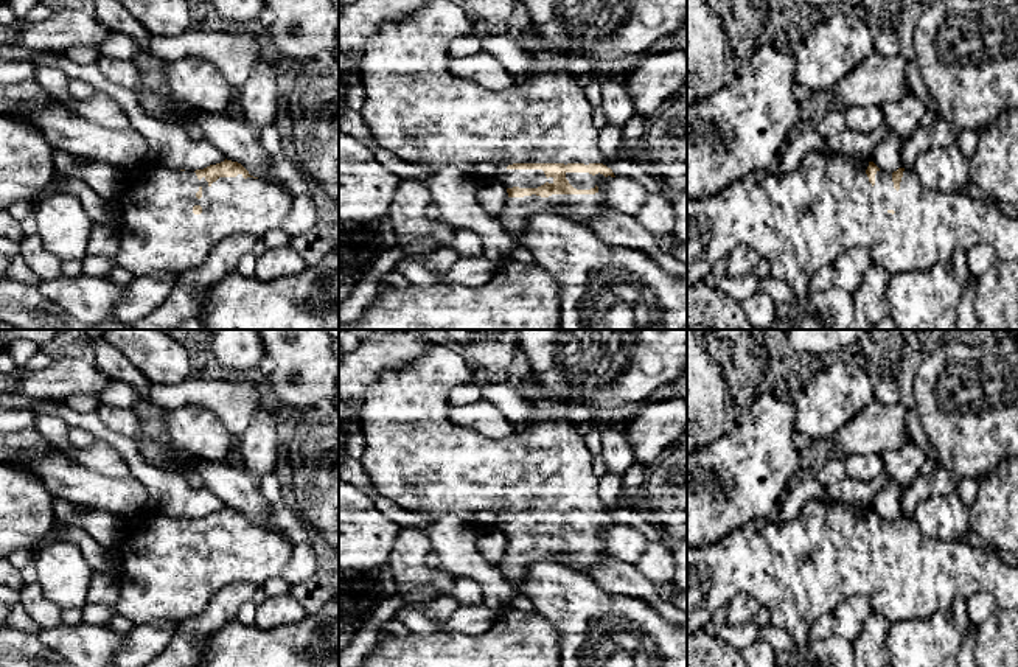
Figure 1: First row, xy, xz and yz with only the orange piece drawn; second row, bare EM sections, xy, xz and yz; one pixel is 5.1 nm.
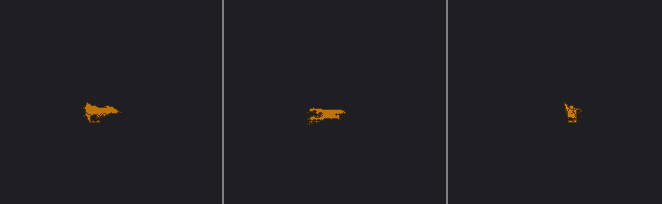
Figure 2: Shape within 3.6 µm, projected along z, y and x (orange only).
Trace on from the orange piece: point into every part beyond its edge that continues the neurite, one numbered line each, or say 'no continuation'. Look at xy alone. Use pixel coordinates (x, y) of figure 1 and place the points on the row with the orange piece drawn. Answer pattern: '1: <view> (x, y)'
1: xy (159, 233)

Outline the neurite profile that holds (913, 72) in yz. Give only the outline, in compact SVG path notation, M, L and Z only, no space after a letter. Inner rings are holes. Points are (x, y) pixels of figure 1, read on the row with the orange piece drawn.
M915 59L906 62L906 81L911 92L926 106L926 109L937 112L934 100L929 96L928 89L923 84L920 68Z

